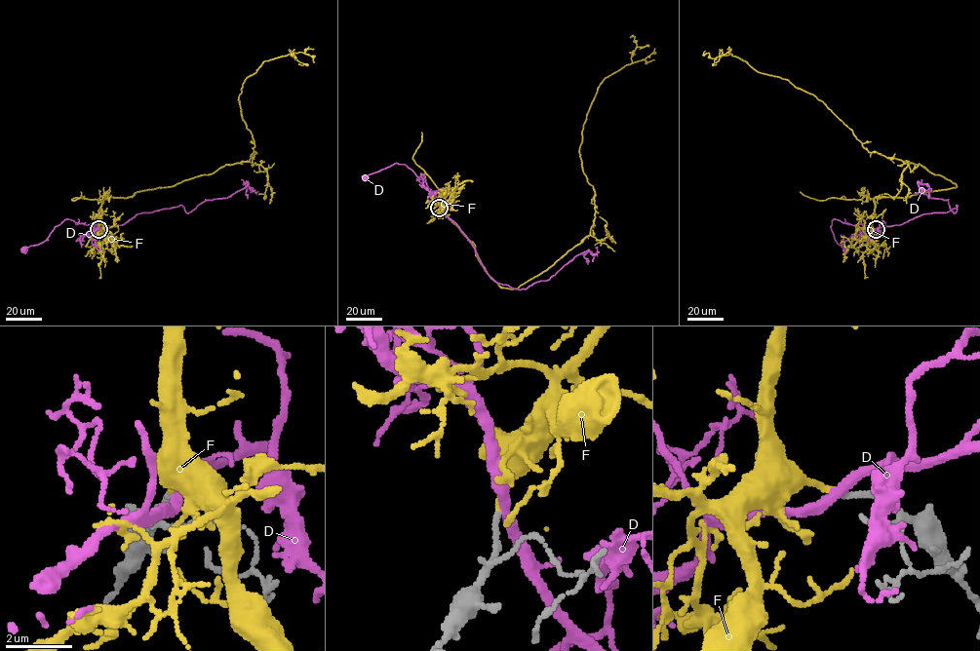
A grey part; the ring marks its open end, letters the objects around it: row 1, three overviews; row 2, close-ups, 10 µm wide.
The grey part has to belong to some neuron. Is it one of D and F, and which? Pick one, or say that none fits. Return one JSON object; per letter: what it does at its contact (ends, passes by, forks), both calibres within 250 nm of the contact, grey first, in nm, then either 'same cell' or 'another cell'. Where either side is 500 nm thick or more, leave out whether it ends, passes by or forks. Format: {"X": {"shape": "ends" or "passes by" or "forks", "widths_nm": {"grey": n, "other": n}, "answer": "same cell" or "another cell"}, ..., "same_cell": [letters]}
{"D": {"shape": "passes by", "widths_nm": {"grey": 170, "other": 320}, "answer": "another cell"}, "F": {"shape": "ends", "widths_nm": {"grey": 170, "other": 180}, "answer": "same cell"}, "same_cell": ["F"]}

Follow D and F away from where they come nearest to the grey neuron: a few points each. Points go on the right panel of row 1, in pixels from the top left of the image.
D: (875, 229), (957, 205), (957, 210), (948, 200), (928, 196), (918, 183), (928, 186), (928, 198)
F: (875, 229), (875, 198), (956, 184), (869, 152), (787, 80), (705, 51)

